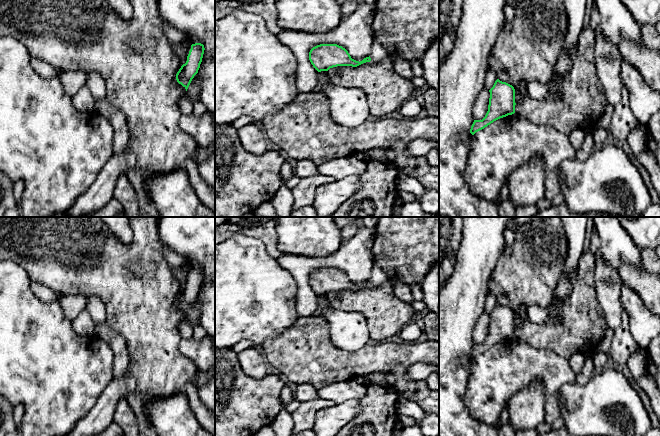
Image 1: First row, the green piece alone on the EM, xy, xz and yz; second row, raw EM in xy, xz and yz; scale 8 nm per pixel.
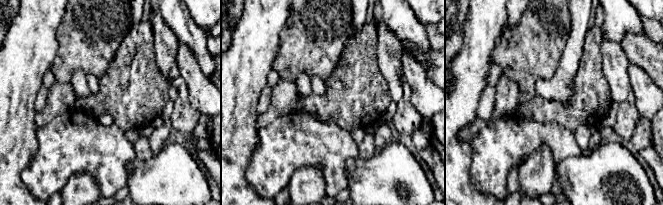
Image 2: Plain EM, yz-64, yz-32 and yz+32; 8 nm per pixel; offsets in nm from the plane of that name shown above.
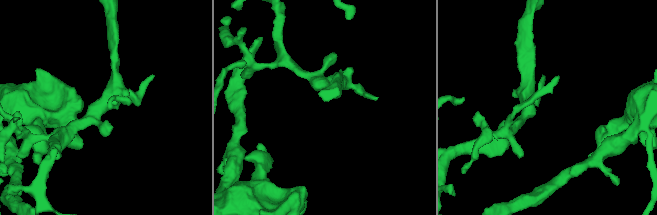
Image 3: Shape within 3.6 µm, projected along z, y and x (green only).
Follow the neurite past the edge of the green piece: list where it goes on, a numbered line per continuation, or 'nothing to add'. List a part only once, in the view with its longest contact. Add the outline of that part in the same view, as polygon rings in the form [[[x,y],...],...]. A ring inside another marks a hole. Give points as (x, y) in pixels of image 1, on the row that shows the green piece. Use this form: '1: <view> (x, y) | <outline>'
nothing to add

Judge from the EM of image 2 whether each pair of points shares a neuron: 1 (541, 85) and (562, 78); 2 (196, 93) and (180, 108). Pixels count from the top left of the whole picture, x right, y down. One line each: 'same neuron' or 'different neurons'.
1: same neuron
2: different neurons

